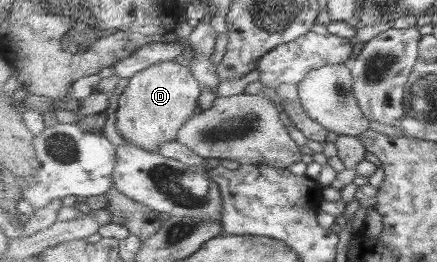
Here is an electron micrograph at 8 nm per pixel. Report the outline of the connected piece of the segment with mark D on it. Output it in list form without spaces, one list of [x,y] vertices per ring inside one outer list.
[[[161,61],[129,79],[117,100],[115,127],[127,143],[158,152],[165,143],[176,141],[178,132],[195,115],[202,90],[203,85],[188,65]]]

